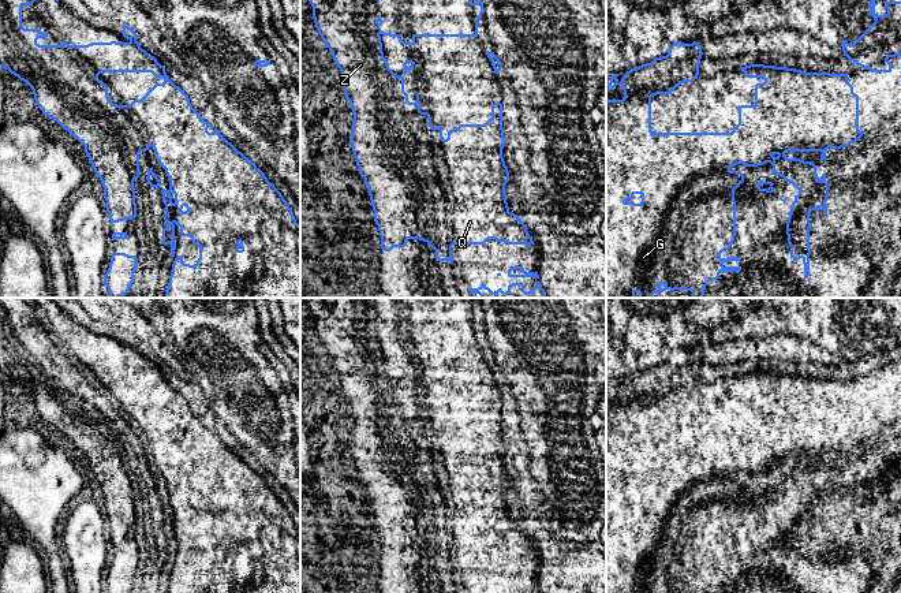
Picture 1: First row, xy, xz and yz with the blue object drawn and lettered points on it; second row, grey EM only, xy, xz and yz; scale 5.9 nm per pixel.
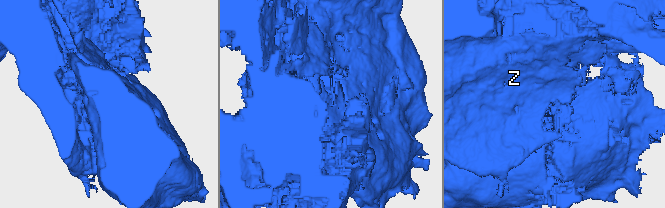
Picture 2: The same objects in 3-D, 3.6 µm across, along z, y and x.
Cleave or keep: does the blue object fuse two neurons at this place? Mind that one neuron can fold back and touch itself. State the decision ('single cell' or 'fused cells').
single cell

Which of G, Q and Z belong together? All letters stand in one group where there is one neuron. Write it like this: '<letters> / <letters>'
G Q Z

